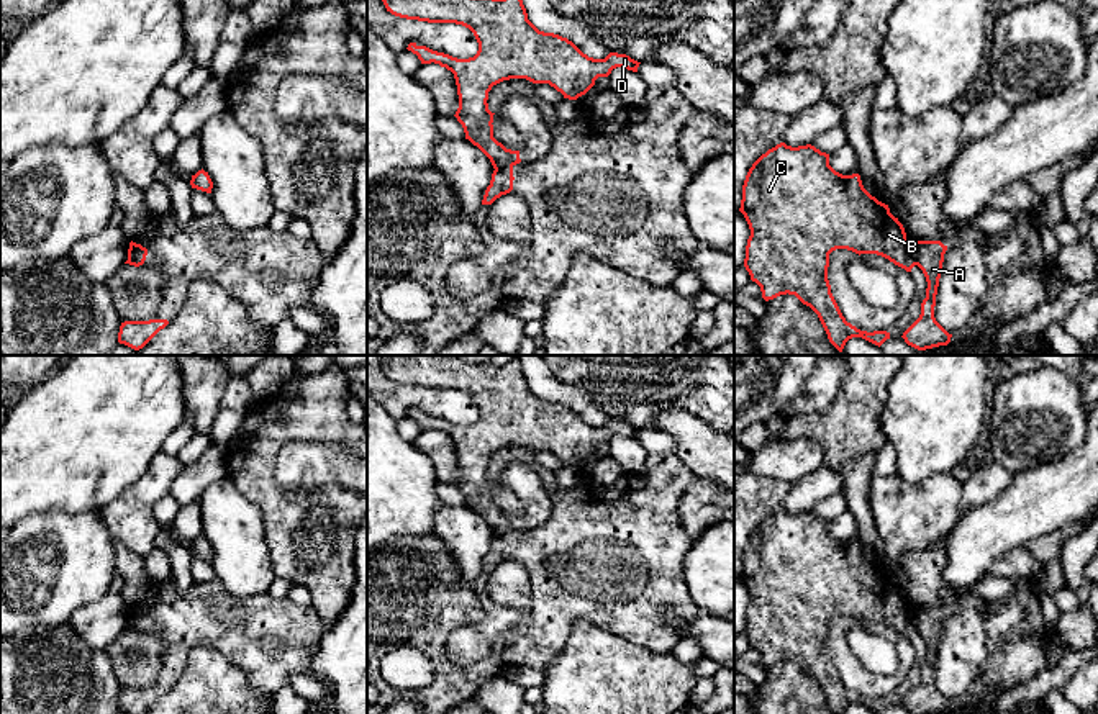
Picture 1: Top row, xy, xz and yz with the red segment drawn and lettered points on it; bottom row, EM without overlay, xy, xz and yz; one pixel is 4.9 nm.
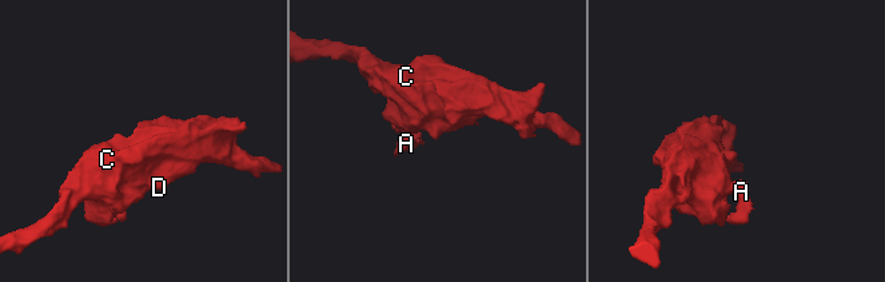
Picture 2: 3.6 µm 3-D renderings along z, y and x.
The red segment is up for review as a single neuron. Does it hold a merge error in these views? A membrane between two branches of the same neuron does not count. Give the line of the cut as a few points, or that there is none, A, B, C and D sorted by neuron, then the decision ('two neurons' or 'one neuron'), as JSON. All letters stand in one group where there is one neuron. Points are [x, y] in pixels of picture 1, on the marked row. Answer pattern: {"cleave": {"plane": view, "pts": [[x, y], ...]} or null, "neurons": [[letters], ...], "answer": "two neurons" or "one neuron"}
{"cleave": {"plane": "yz", "pts": [[908, 246], [916, 264]]}, "neurons": [["A"], ["B", "C", "D"]], "answer": "two neurons"}

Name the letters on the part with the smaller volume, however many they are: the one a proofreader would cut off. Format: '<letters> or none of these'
A

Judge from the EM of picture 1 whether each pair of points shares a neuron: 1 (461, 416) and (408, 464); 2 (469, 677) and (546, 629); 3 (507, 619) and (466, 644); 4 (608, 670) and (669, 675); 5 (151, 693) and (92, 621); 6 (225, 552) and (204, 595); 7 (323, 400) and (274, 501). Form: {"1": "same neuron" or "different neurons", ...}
{"1": "different neurons", "2": "different neurons", "3": "same neuron", "4": "same neuron", "5": "different neurons", "6": "different neurons", "7": "same neuron"}

